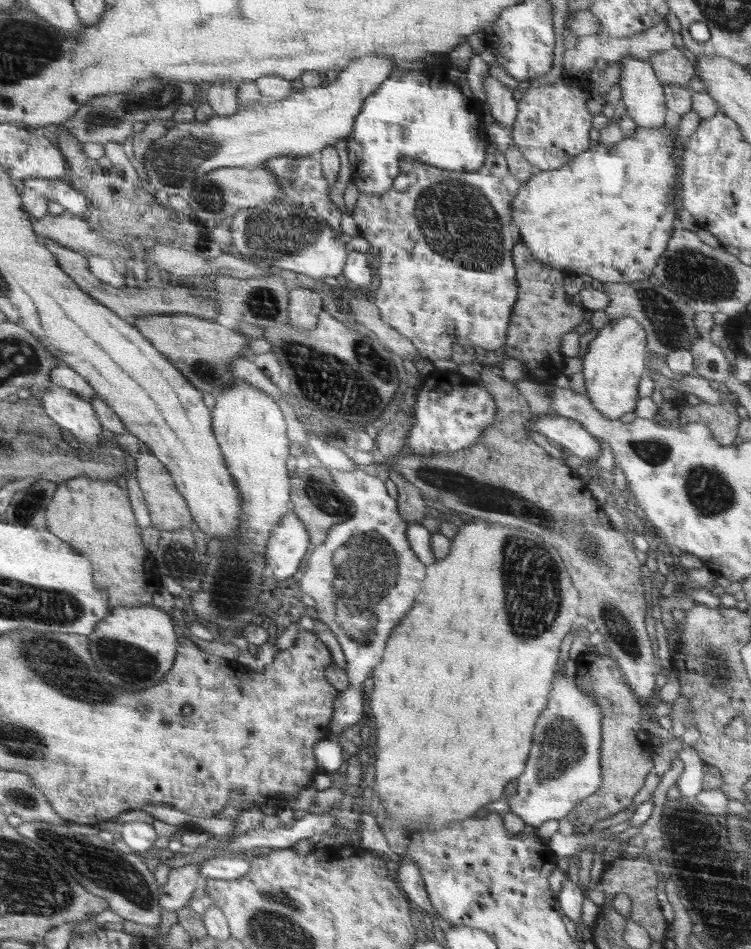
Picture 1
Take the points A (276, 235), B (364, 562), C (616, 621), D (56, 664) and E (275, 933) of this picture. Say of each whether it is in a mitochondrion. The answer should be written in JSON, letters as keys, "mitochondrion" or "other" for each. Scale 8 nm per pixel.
{"A":"mitochondrion","B":"mitochondrion","C":"mitochondrion","D":"mitochondrion","E":"mitochondrion"}

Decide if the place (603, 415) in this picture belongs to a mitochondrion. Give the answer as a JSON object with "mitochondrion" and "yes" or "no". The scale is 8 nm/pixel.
{"mitochondrion":"no"}

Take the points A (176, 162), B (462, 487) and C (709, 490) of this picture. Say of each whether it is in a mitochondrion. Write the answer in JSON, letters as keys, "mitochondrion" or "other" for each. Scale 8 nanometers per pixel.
{"A":"mitochondrion","B":"mitochondrion","C":"mitochondrion"}

